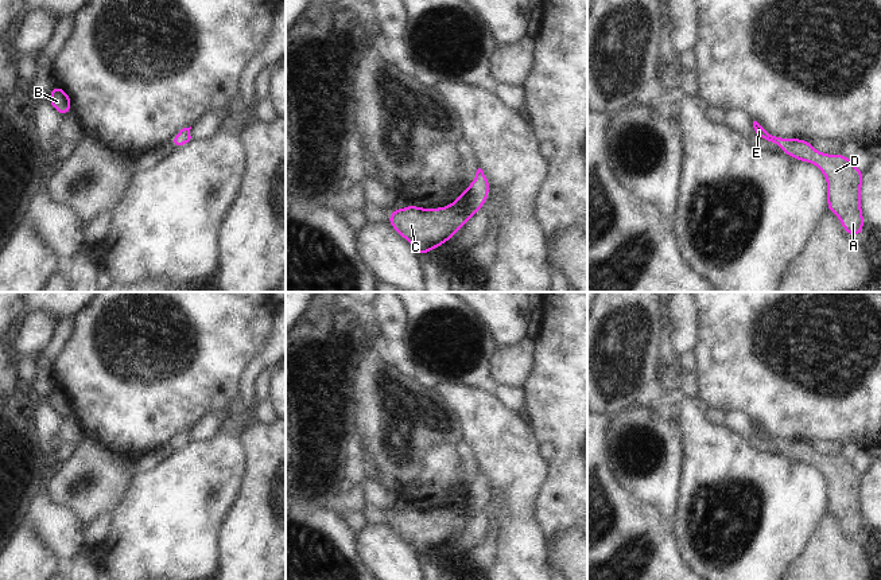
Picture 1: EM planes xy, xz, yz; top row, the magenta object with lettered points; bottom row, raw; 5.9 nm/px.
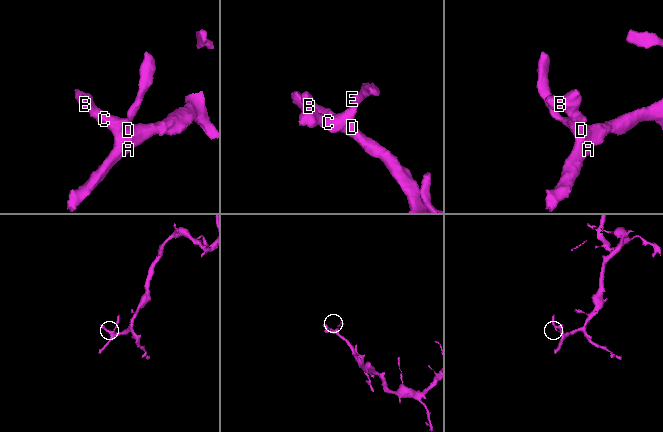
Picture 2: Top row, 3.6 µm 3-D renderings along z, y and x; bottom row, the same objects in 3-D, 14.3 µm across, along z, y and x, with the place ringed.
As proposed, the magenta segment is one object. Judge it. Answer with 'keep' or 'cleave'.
keep

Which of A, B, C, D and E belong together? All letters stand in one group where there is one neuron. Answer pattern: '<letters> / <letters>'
A B C D E

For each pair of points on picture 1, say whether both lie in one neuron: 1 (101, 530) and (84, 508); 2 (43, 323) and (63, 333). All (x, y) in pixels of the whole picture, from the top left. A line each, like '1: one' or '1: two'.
1: two
2: two

